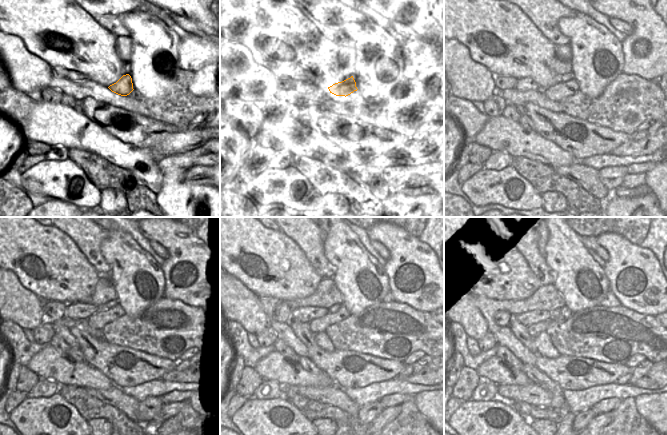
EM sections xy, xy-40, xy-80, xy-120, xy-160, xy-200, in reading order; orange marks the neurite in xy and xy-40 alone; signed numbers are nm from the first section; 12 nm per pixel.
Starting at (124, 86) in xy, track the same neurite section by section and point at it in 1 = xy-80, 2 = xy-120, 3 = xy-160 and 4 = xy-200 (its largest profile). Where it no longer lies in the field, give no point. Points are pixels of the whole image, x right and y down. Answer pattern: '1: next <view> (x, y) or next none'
1: next xy-80 (562, 90)
2: next xy-120 (114, 313)
3: next xy-160 (342, 313)
4: next xy-200 (565, 313)

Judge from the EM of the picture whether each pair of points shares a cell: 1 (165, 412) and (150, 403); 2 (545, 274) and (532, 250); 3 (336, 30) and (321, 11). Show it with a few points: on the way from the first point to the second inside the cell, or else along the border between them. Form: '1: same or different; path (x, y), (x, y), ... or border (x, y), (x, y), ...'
1: different; border (164, 404), (147, 423)
2: same; path (544, 268), (538, 256)
3: same; path (331, 25), (328, 24), (326, 16)

